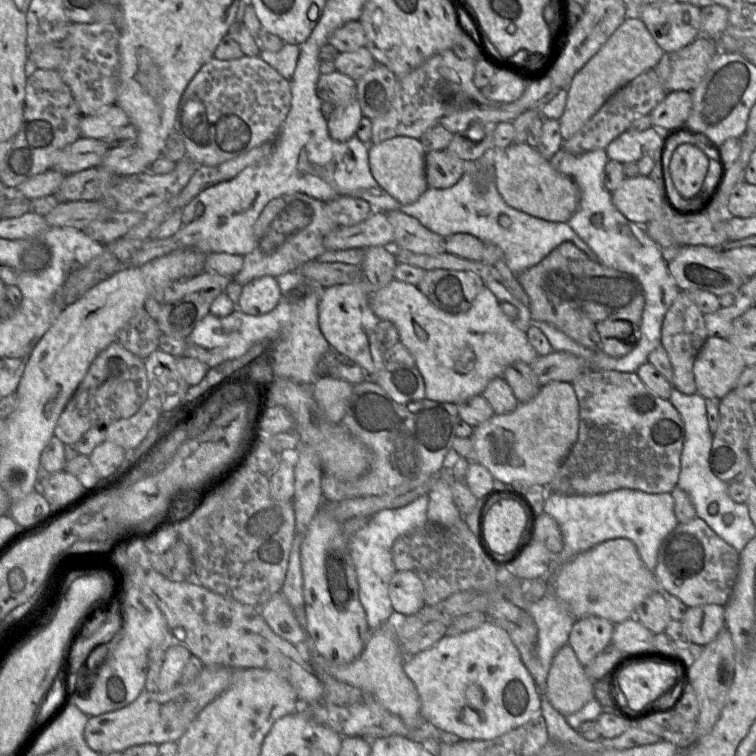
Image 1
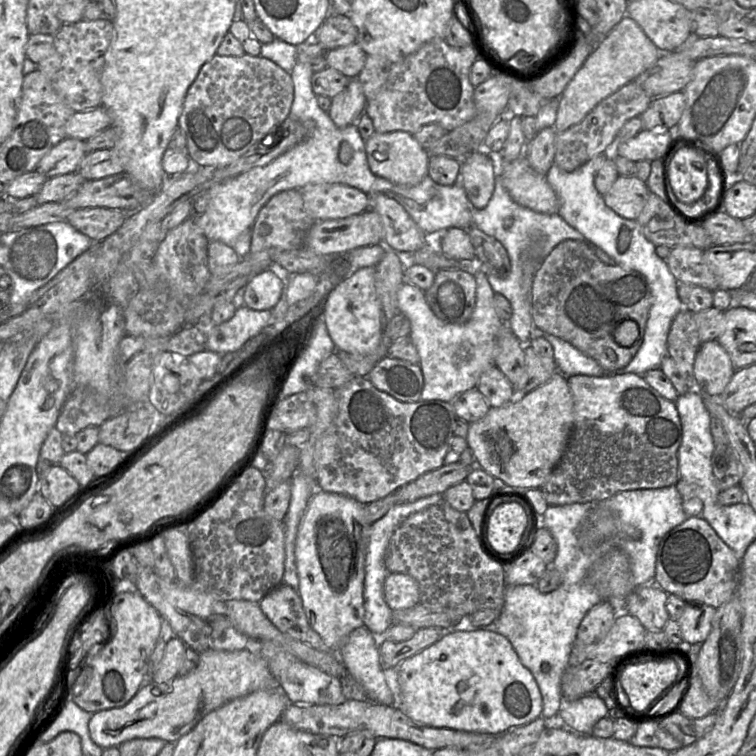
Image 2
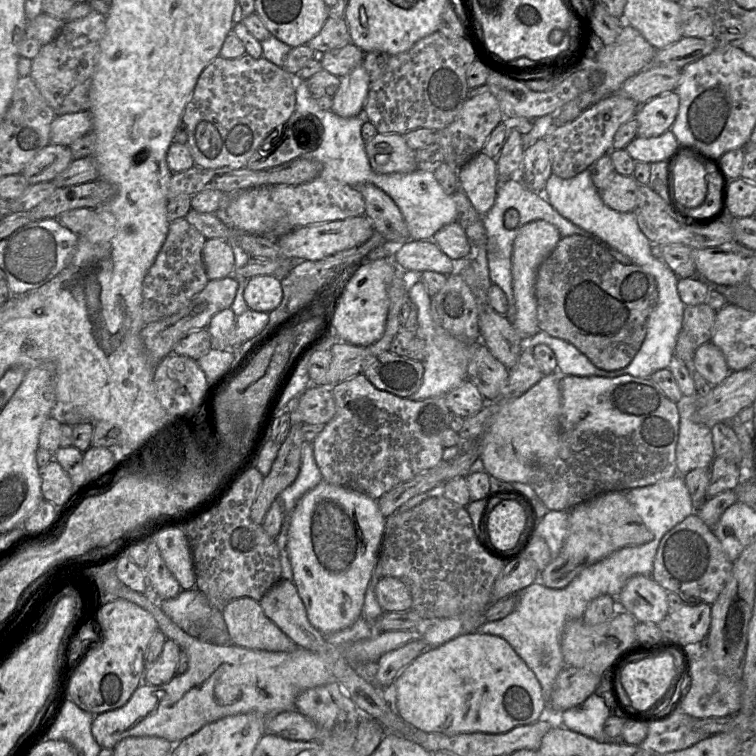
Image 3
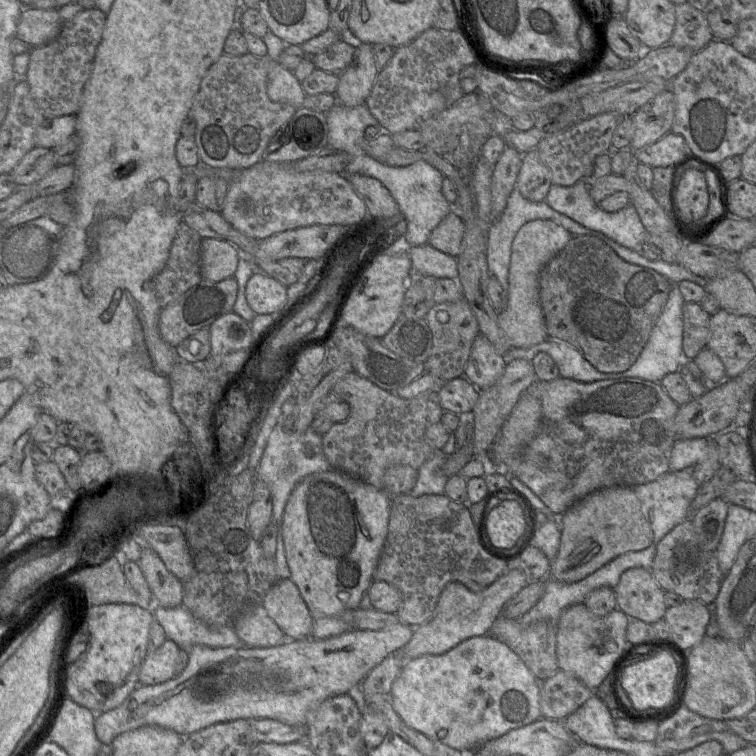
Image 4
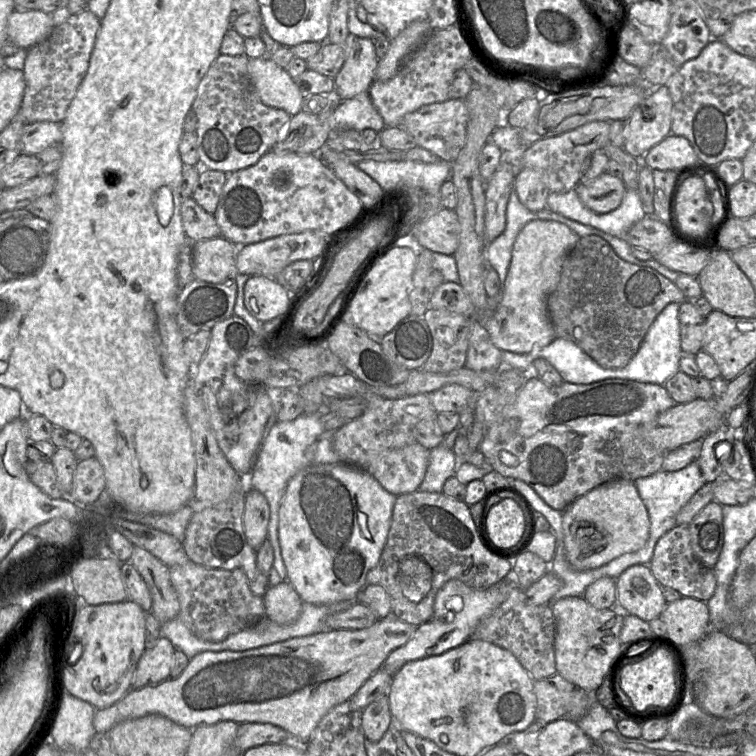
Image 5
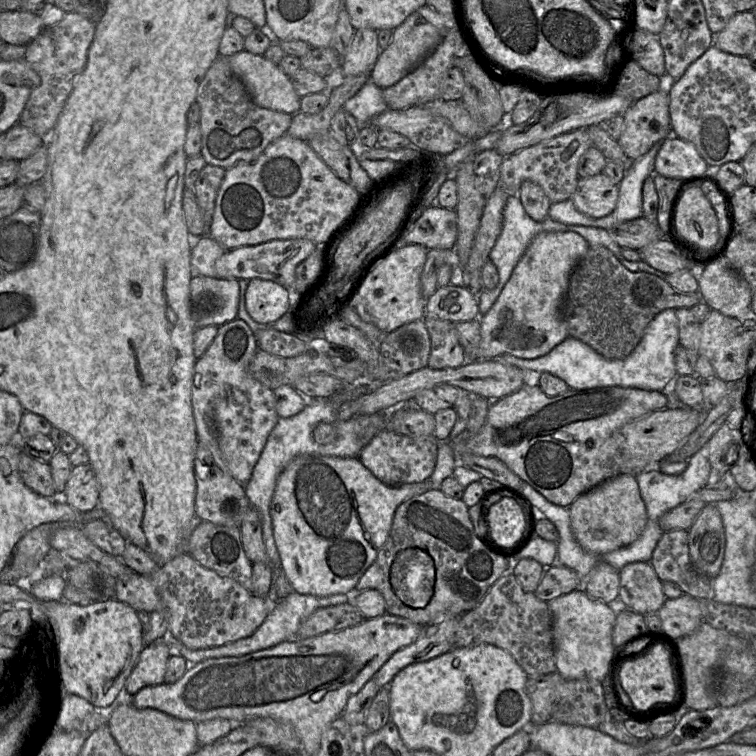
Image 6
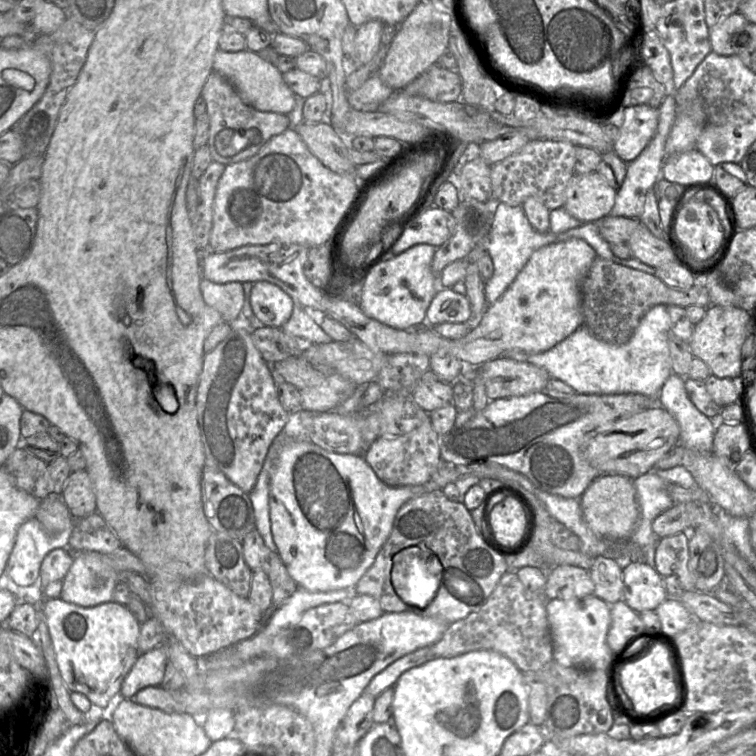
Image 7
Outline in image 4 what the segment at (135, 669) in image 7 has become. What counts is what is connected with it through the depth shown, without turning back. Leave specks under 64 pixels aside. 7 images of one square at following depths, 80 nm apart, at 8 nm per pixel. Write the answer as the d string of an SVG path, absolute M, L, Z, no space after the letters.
M166 639L153 653L148 654L139 674L139 685L156 685L174 678L179 655L178 645Z

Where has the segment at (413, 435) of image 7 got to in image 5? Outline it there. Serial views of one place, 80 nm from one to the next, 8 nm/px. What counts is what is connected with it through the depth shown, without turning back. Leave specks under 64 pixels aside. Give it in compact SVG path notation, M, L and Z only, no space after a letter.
M417 442L390 449L373 461L369 473L391 494L411 493L425 477L429 456L430 450Z

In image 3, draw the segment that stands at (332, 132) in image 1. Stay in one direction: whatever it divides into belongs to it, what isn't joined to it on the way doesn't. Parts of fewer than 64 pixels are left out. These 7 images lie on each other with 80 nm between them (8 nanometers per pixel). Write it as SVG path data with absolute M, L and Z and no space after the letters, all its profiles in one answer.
M360 65L340 78L340 86L332 97L331 110L340 117L349 118L360 114L370 88L369 76Z

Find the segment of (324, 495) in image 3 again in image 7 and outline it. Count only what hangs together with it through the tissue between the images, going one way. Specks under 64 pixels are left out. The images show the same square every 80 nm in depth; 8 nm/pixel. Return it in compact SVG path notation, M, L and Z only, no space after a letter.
M294 441L286 443L281 450L273 469L271 470L270 478L270 521L272 536L278 550L277 553L285 564L289 575L297 583L299 588L312 592L327 592L339 589L352 589L353 591L360 578L372 566L379 550L388 539L398 510L409 500L426 494L432 490L435 489L430 488L429 482L425 485L417 486L388 486L378 478L372 467L364 459L363 455L331 452L314 444L312 441Z

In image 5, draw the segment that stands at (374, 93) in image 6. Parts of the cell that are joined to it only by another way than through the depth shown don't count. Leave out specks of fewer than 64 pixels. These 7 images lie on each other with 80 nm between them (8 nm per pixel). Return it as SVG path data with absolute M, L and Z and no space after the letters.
M363 92L351 99L342 100L333 114L334 129L354 129L359 132L370 128L381 132L384 120L372 104L369 92Z

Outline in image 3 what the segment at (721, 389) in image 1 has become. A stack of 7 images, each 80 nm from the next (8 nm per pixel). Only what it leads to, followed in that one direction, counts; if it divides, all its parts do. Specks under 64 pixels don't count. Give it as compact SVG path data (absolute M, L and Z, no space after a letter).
M709 341L694 352L695 369L712 386L721 384L730 373L723 352Z

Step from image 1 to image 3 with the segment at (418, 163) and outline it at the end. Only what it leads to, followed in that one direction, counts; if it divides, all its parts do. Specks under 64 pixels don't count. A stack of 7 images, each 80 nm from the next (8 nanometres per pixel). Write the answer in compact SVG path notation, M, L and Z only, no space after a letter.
M376 133L365 143L371 168L379 174L411 173L417 170L415 152L400 134Z

